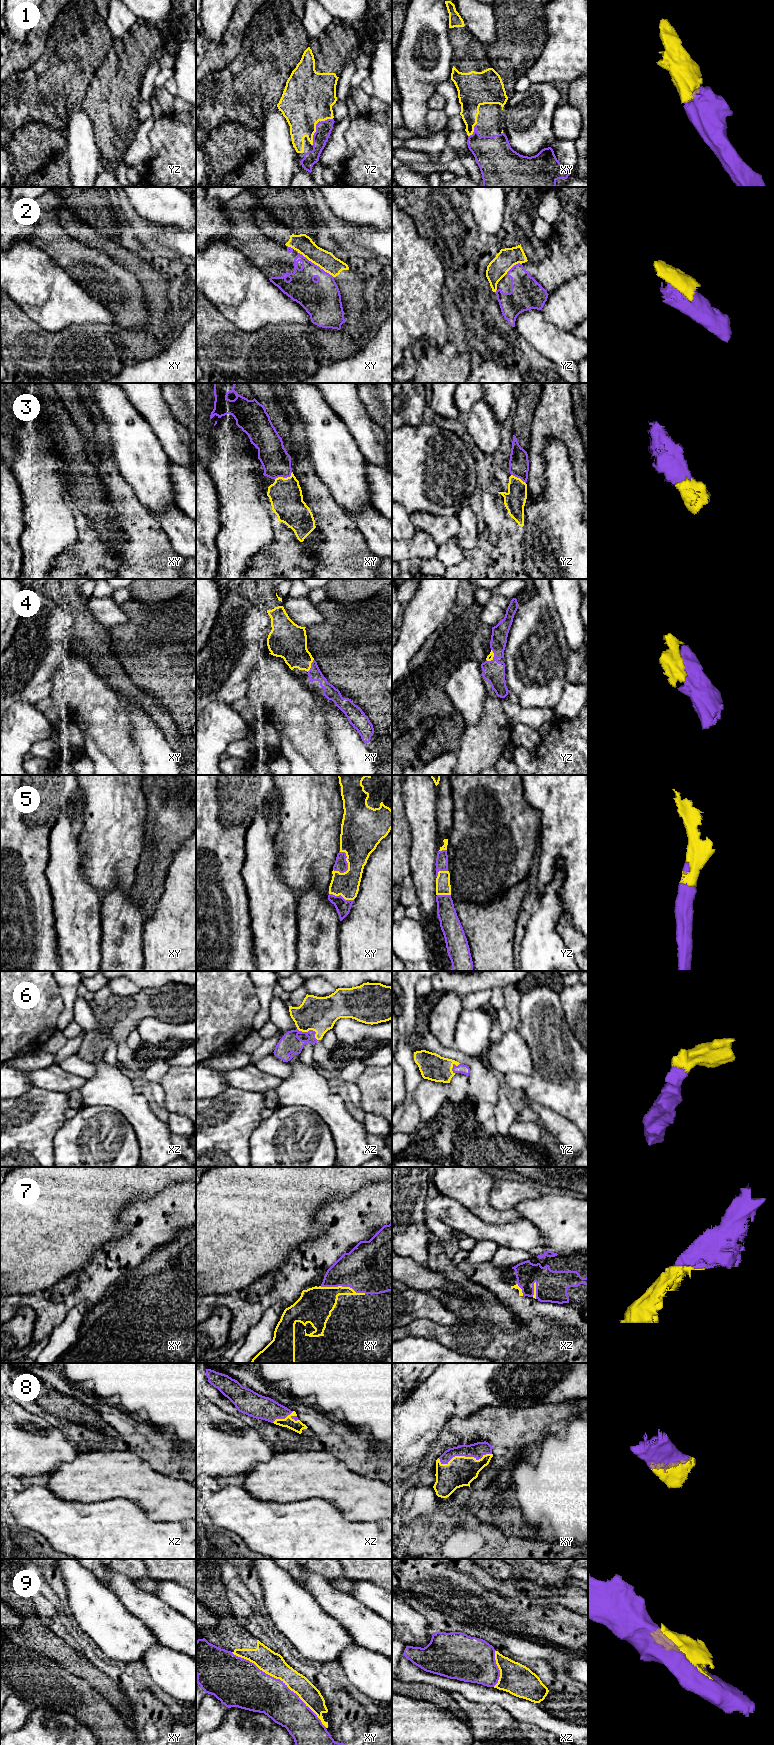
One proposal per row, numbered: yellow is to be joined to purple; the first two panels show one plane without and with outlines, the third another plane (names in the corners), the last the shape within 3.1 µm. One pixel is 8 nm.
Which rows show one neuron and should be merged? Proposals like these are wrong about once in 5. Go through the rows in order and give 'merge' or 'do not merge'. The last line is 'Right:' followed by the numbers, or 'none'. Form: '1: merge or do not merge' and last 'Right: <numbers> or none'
1: merge
2: do not merge
3: merge
4: merge
5: merge
6: merge
7: merge
8: merge
9: do not merge
Right: 1, 3, 4, 5, 6, 7, 8

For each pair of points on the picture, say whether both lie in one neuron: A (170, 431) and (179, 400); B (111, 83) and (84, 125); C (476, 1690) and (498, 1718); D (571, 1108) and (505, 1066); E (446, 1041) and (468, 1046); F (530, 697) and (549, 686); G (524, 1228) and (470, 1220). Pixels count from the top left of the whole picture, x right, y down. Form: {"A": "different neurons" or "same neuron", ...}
{"A": "different neurons", "B": "different neurons", "C": "different neurons", "D": "different neurons", "E": "different neurons", "F": "same neuron", "G": "same neuron"}

